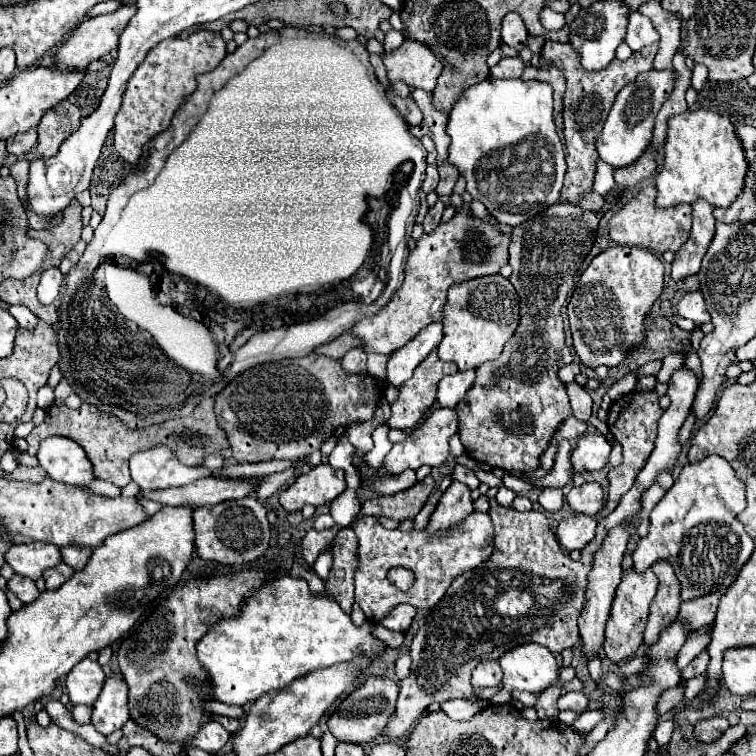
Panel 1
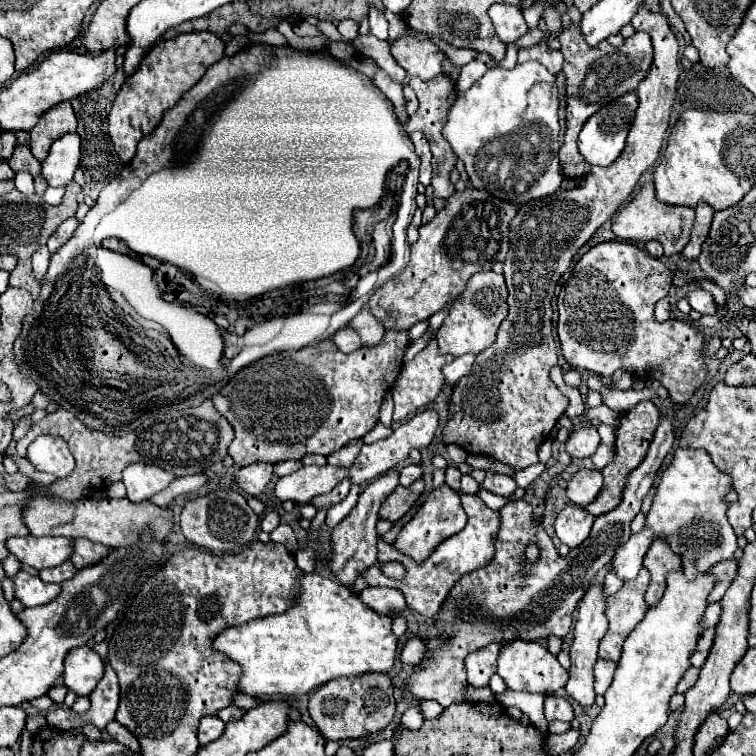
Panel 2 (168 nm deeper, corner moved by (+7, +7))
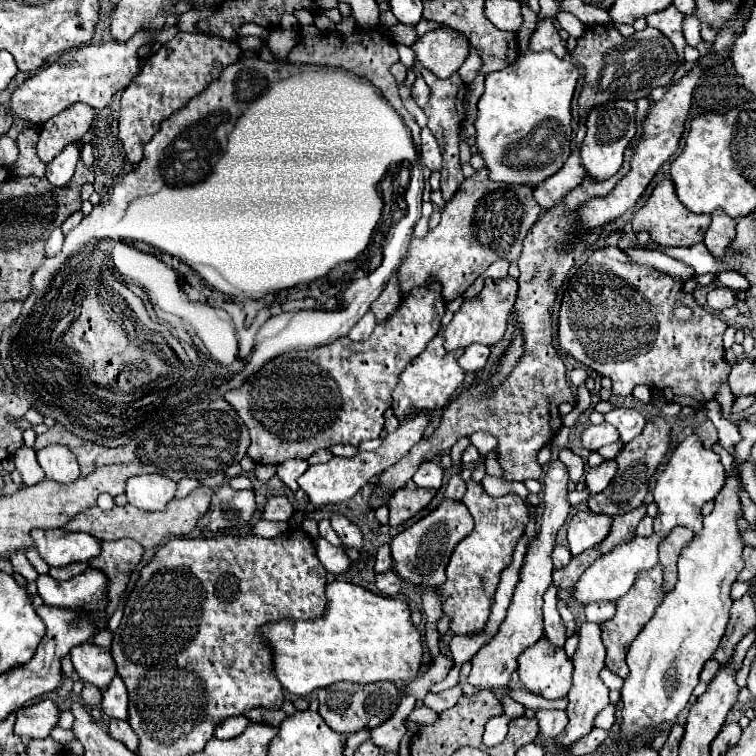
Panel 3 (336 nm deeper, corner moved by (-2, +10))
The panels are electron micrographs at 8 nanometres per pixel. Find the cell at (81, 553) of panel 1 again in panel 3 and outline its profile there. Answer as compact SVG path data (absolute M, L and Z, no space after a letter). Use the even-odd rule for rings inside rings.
M129 538L117 542L101 542L99 556L89 560L89 566L95 570L105 572L109 578L109 604L106 608L106 621L116 611L121 602L121 596L127 588L129 574L135 570L143 556L143 548Z

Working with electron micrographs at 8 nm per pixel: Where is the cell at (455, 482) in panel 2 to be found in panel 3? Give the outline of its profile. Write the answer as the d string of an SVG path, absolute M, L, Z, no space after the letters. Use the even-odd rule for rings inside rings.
M459 474L451 476L451 480L447 482L447 488L445 488L445 498L453 498L453 500L461 500L463 494L465 494L465 482Z

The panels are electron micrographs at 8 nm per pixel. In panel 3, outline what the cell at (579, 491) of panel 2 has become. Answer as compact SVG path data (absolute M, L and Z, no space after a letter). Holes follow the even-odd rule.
M605 460L601 466L595 466L595 468L587 470L587 474L585 474L585 486L591 492L591 496L603 492L609 486L609 482L615 476L615 470L617 470L615 460Z

